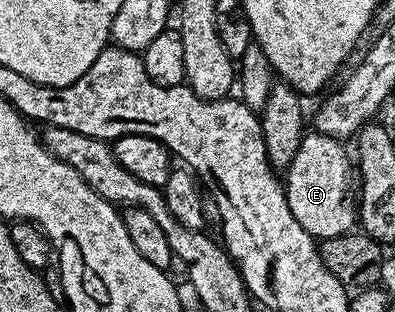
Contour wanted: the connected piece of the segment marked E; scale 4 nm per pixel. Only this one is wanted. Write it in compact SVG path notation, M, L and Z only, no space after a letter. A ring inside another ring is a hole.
M318 134L304 135L301 146L297 150L297 154L293 154L293 162L285 170L285 191L287 193L287 205L289 206L289 210L293 210L293 218L297 218L297 222L301 222L303 229L307 231L307 233L309 233L311 236L318 238L320 241L331 239L334 236L350 233L357 224L357 204L354 199L351 201L351 168L353 172L353 164L352 161L351 164L349 161L347 161L347 152L343 148L346 147L344 147L340 141L329 138L328 136L321 136Z

